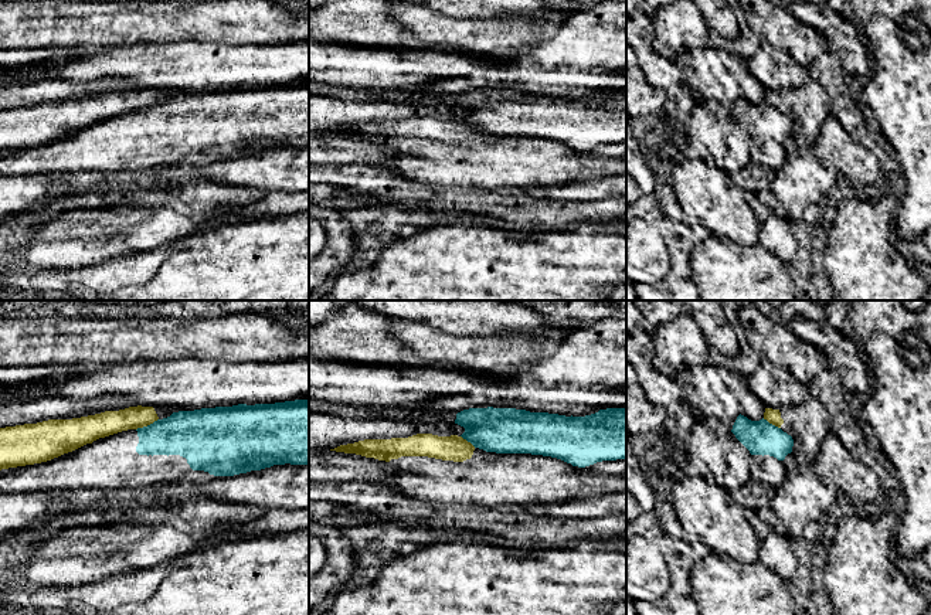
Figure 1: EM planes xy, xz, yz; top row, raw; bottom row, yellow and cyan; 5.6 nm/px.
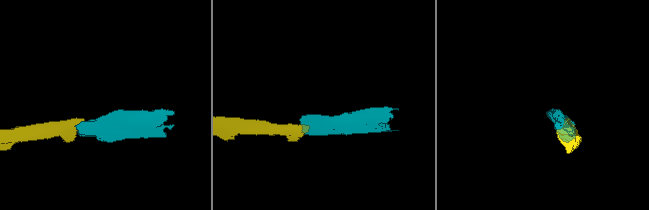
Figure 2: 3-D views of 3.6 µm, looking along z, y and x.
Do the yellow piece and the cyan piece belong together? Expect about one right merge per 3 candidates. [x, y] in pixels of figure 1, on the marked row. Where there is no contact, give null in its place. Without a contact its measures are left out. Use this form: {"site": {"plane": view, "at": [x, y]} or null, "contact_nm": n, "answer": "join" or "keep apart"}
{"site": {"plane": "xy", "at": [146, 425]}, "contact_nm": 140, "answer": "keep apart"}

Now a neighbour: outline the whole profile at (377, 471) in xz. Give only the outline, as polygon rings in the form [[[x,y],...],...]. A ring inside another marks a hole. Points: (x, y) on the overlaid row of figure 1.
[[[309,449],[309,482],[381,482],[398,476],[390,462],[356,453]]]

